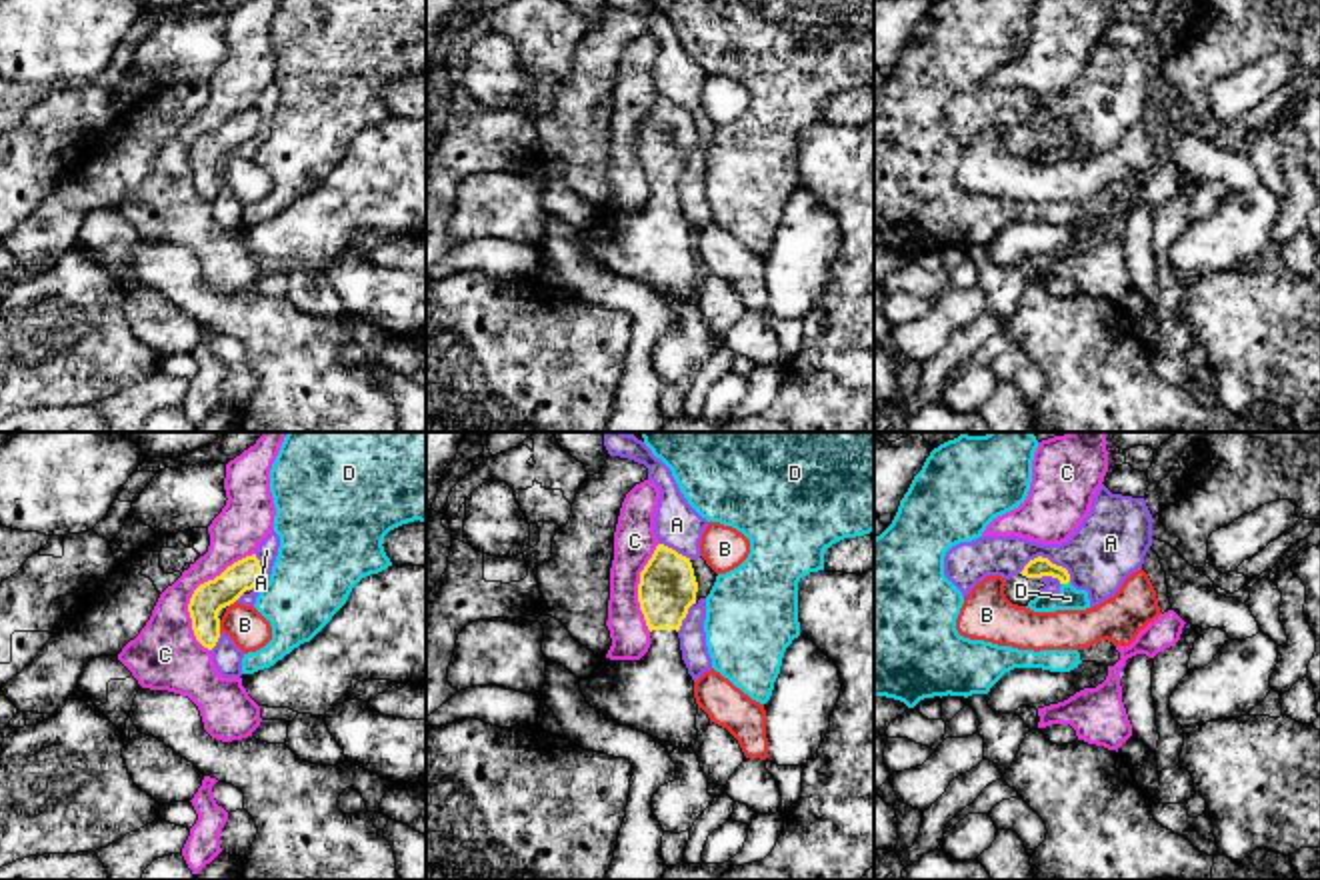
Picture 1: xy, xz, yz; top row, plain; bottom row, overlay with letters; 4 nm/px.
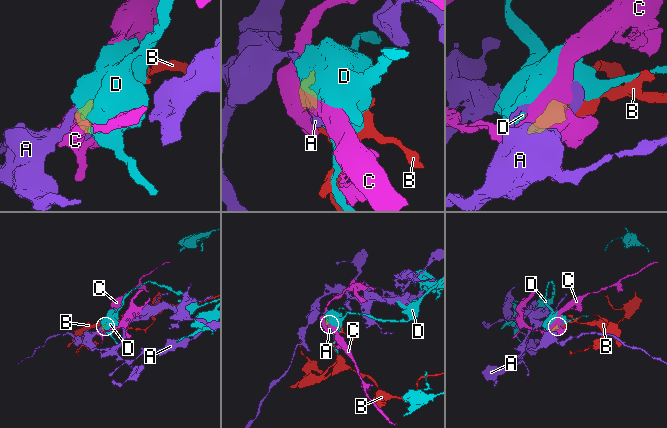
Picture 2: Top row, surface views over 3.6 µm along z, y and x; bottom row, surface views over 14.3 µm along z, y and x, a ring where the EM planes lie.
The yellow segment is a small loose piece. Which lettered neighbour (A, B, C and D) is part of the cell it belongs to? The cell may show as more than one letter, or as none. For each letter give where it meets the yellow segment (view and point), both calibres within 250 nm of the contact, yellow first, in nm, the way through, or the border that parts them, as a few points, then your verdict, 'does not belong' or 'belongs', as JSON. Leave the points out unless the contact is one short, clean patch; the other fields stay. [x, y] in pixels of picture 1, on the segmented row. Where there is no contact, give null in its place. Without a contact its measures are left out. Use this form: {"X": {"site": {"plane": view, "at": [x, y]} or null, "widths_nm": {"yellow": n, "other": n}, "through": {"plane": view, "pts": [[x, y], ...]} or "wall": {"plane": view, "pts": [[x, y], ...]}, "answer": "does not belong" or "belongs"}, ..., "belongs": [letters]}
{"A": {"site": {"plane": "yz", "at": [1046, 558]}, "widths_nm": {"yellow": 80, "other": 280}, "answer": "does not belong"}, "B": {"site": {"plane": "xy", "at": [218, 626]}, "widths_nm": {"yellow": 140, "other": 160}, "answer": "does not belong"}, "C": {"site": {"plane": "xy", "at": [194, 592]}, "widths_nm": {"yellow": 140, "other": 240}, "answer": "does not belong"}, "D": {"site": {"plane": "yz", "at": [1064, 582]}, "widths_nm": {"yellow": 80, "other": 90}, "wall": {"plane": "yz", "pts": [[1068, 580], [1062, 584]]}, "answer": "does not belong"}, "belongs": []}

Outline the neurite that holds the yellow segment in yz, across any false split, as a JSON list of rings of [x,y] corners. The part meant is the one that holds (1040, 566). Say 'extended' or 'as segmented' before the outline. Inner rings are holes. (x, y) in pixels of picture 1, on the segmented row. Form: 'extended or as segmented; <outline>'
as segmented; [[[1042,556],[1030,560],[1020,574],[1026,578],[1052,576],[1052,578],[1058,578],[1060,584],[1070,582],[1070,574],[1066,568],[1052,564],[1048,558],[1042,558]]]

